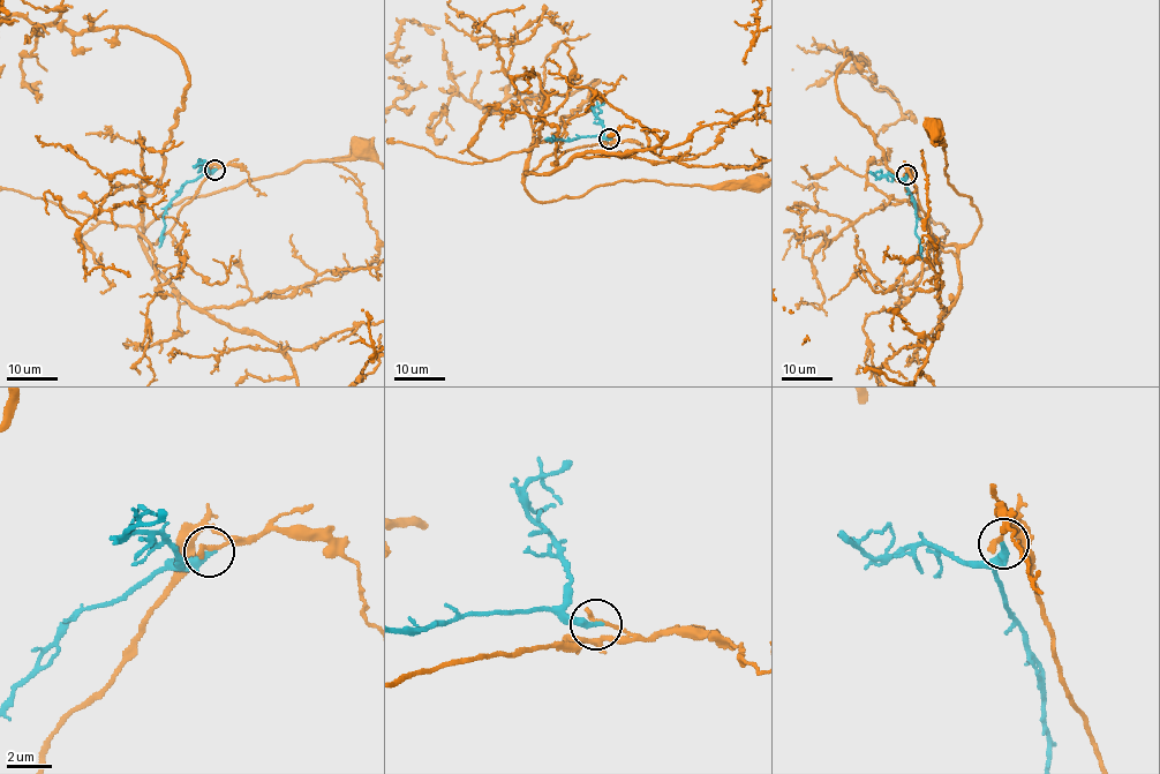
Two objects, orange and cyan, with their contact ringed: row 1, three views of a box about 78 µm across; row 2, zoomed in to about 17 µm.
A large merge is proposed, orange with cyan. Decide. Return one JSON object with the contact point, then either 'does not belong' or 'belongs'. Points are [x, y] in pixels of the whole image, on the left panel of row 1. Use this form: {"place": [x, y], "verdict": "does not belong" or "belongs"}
{"place": [215, 170], "verdict": "does not belong"}

